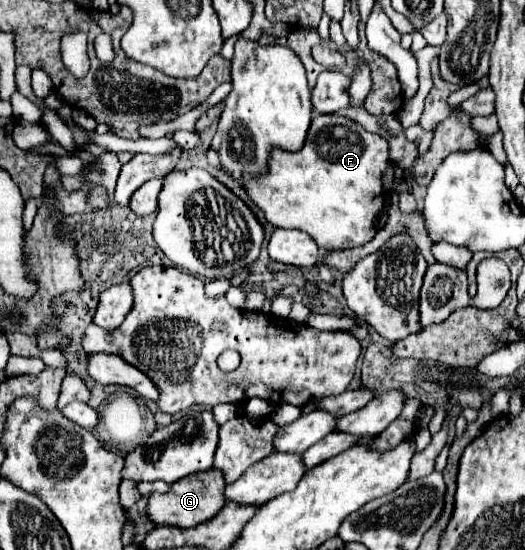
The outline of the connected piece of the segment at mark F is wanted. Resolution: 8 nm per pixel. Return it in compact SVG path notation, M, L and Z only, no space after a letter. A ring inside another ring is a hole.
M320 114L312 118L304 148L296 154L274 150L268 166L268 176L260 180L246 178L244 186L272 226L298 228L310 234L322 252L362 246L374 238L374 220L384 208L382 174L386 172L386 166L390 166L390 144L382 136L368 132L366 128L344 116Z

